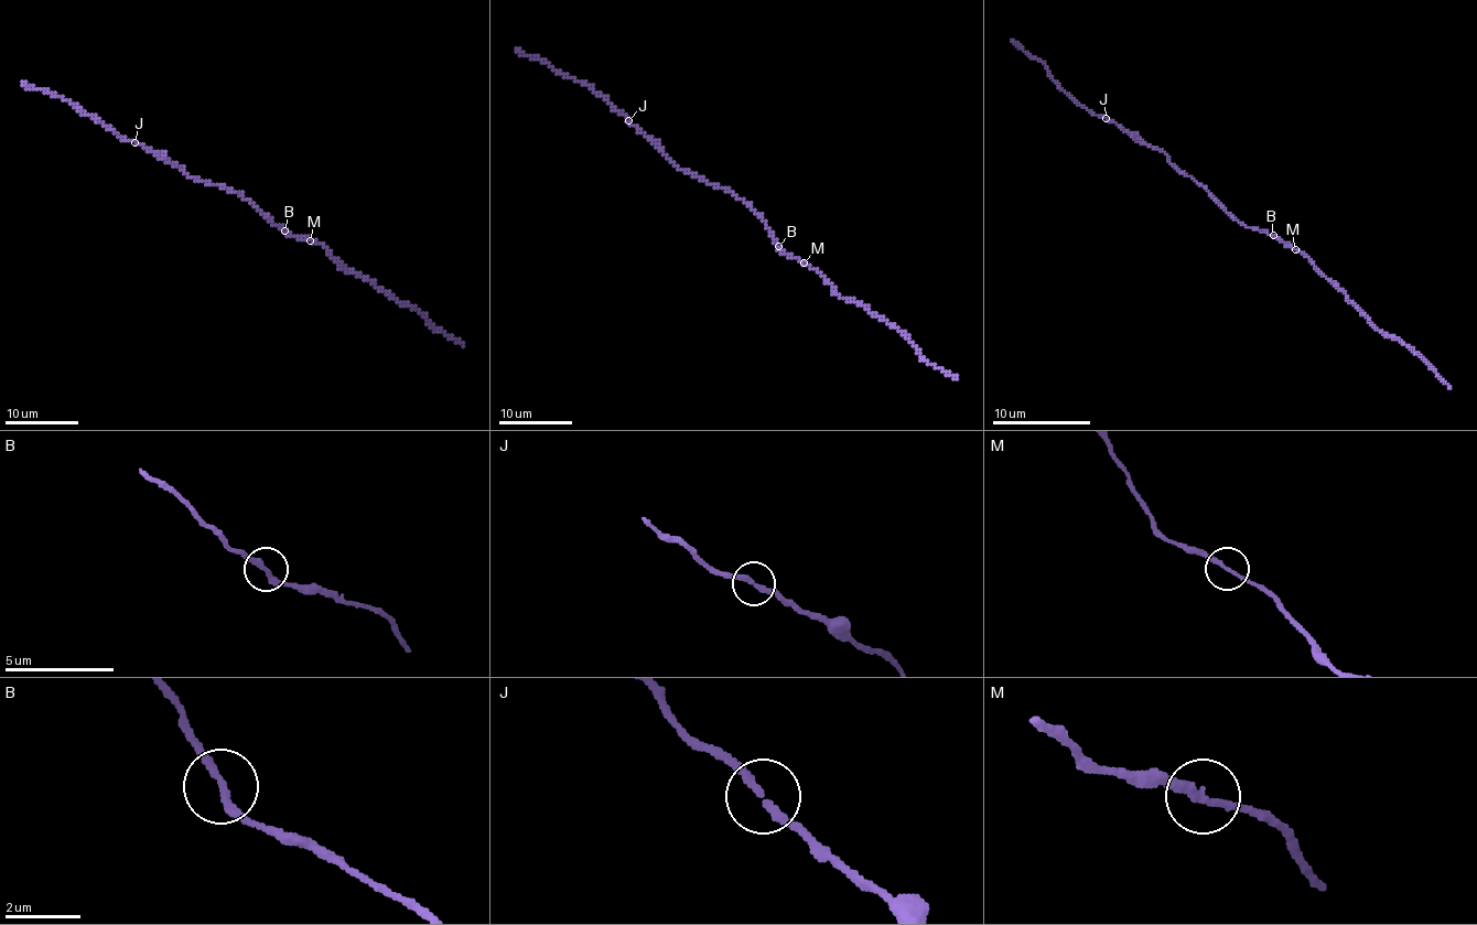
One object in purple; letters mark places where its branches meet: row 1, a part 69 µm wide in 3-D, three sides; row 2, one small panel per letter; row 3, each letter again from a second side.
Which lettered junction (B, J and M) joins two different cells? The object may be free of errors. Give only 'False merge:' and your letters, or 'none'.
False merge: none

